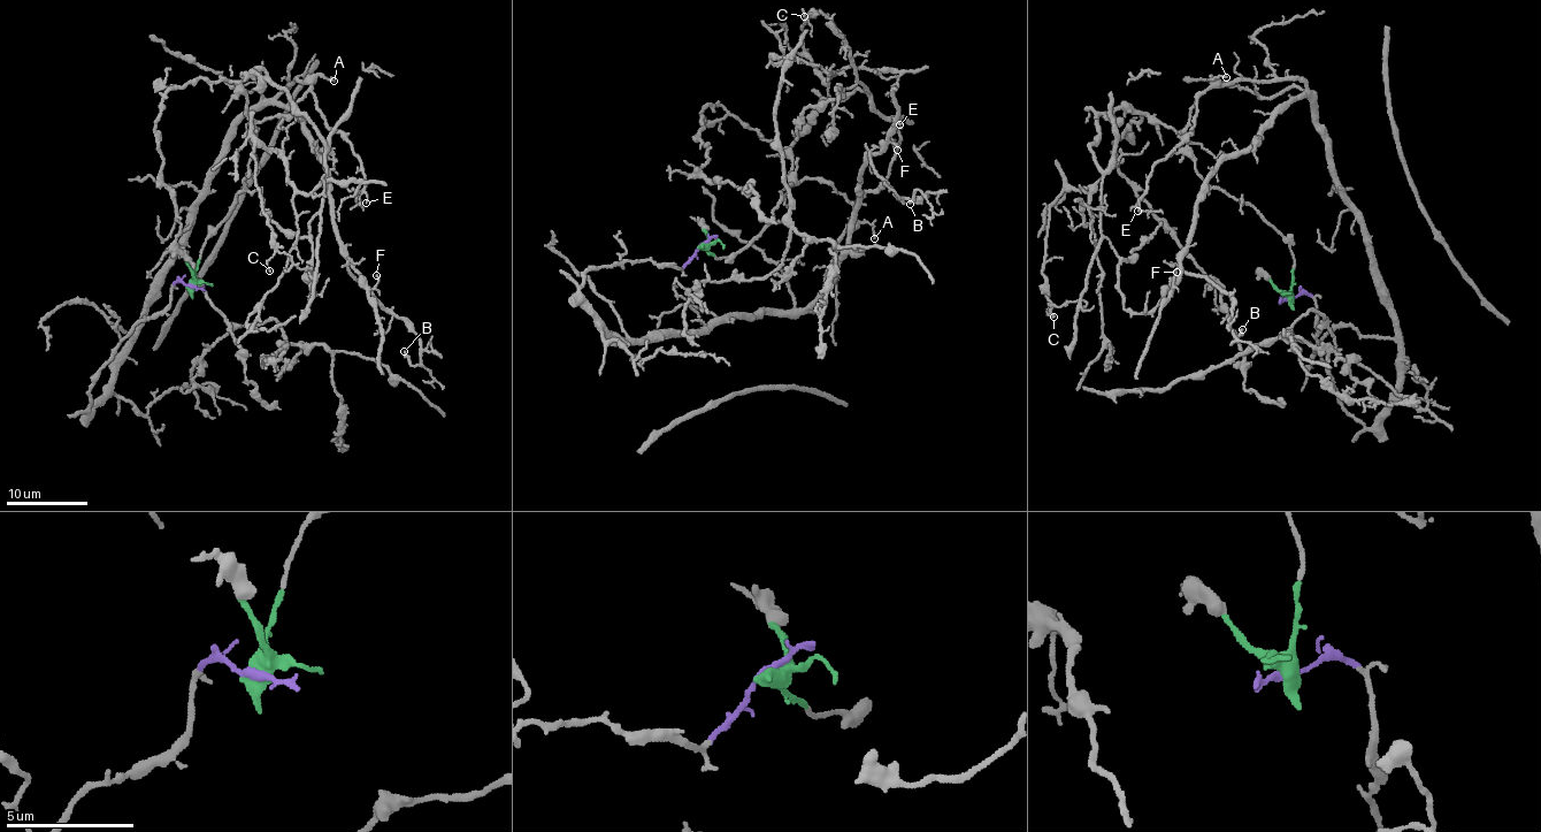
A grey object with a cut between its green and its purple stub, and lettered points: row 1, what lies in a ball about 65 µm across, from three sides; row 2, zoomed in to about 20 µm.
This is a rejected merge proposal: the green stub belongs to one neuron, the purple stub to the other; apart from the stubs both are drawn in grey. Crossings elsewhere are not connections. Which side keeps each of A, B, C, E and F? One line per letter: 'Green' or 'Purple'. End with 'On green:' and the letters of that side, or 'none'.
A: Purple
B: Purple
C: Green
E: Purple
F: Purple
On green: C

